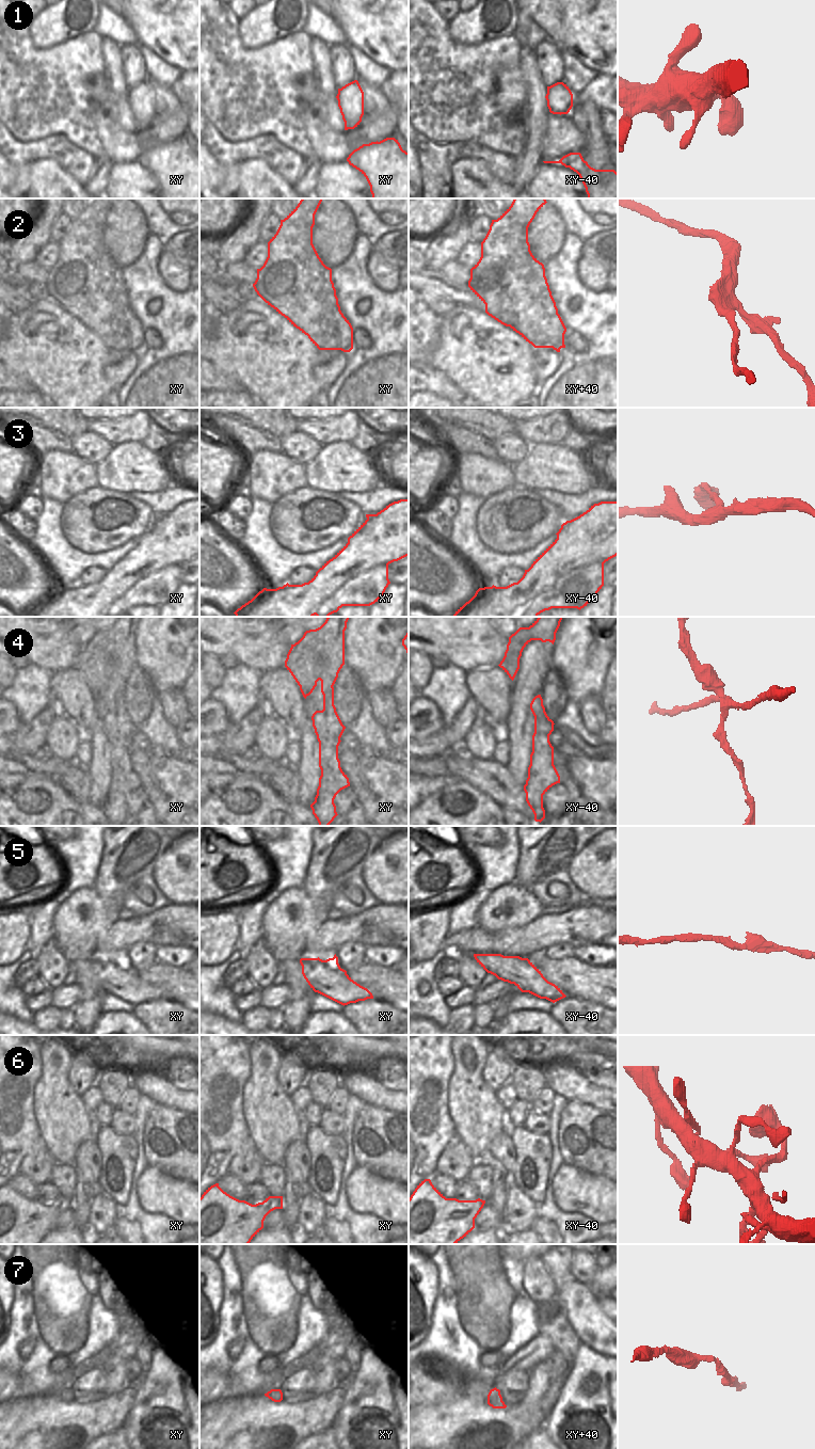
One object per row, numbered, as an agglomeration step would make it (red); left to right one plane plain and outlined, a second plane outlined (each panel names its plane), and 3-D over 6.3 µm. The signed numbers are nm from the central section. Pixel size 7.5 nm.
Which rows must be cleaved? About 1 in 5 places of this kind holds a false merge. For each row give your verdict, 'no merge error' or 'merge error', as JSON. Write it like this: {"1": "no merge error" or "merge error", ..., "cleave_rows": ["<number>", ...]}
{"1": "no merge error", "2": "merge error", "3": "merge error", "4": "merge error", "5": "no merge error", "6": "no merge error", "7": "no merge error", "cleave_rows": ["2", "3", "4"]}

